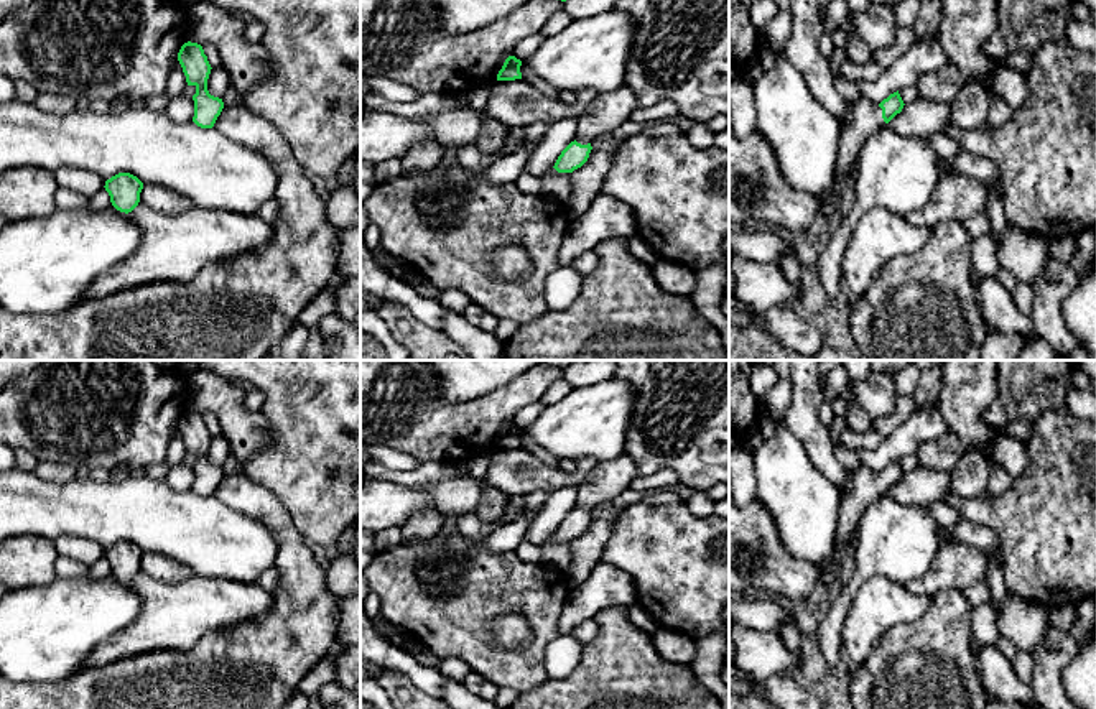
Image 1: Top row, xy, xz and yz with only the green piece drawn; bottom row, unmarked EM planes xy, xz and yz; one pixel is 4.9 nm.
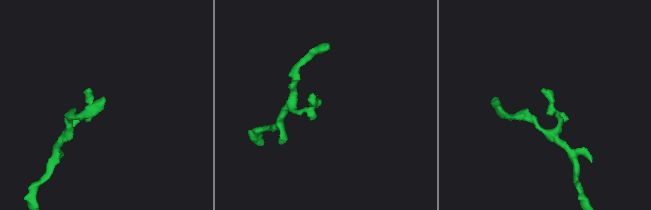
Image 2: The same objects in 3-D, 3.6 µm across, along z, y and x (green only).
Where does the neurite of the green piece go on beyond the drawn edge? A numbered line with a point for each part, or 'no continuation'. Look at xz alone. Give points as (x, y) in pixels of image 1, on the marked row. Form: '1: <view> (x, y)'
1: xz (606, 111)

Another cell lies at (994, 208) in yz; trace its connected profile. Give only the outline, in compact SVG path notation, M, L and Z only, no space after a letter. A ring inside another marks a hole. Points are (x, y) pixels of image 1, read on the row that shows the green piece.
M987 186L987 199L986 199L984 211L989 215L989 220L992 225L992 235L996 239L1002 237L1009 225L1005 214L1004 214L1004 204L1002 204L1001 196L997 192L991 191L989 186Z

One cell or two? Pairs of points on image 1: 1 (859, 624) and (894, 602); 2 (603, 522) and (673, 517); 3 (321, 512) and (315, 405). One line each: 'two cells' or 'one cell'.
1: one cell
2: two cells
3: one cell

